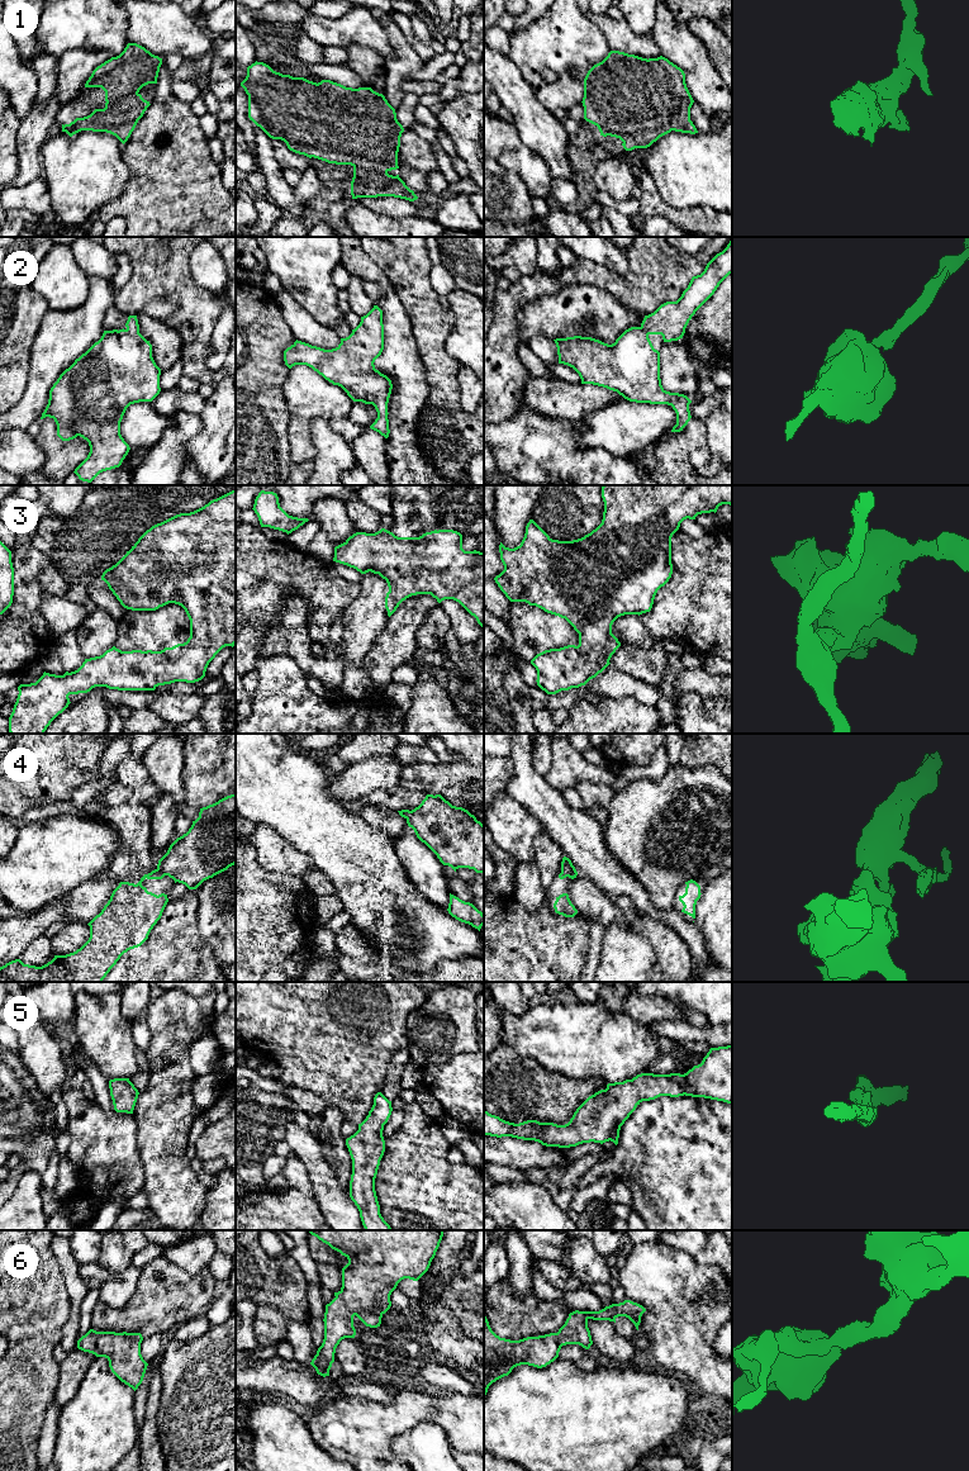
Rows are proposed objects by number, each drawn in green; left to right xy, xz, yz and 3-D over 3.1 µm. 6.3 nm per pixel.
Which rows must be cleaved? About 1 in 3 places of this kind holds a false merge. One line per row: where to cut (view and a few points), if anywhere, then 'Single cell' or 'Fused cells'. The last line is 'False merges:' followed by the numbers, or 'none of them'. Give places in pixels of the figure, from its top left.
1: No split. Single cell
2: No split. Single cell
3: No split. Single cell
4: Split along xy (156, 869), (165, 874). Fused cells
5: No split. Single cell
6: No split. Single cell
False merges: 4

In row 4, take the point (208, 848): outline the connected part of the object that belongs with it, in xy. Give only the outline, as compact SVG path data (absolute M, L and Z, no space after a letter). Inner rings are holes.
M236 794L227 796L218 802L200 808L199 817L193 821L186 834L177 837L167 853L158 860L157 870L168 876L189 889L196 889L204 881L227 870L236 864Z

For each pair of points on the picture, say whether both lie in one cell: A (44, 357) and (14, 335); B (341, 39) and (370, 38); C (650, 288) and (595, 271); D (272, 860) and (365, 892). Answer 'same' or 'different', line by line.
A: different
B: same
C: same
D: different

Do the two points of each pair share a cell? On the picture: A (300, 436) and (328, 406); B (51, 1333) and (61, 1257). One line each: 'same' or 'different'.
A: same
B: different

